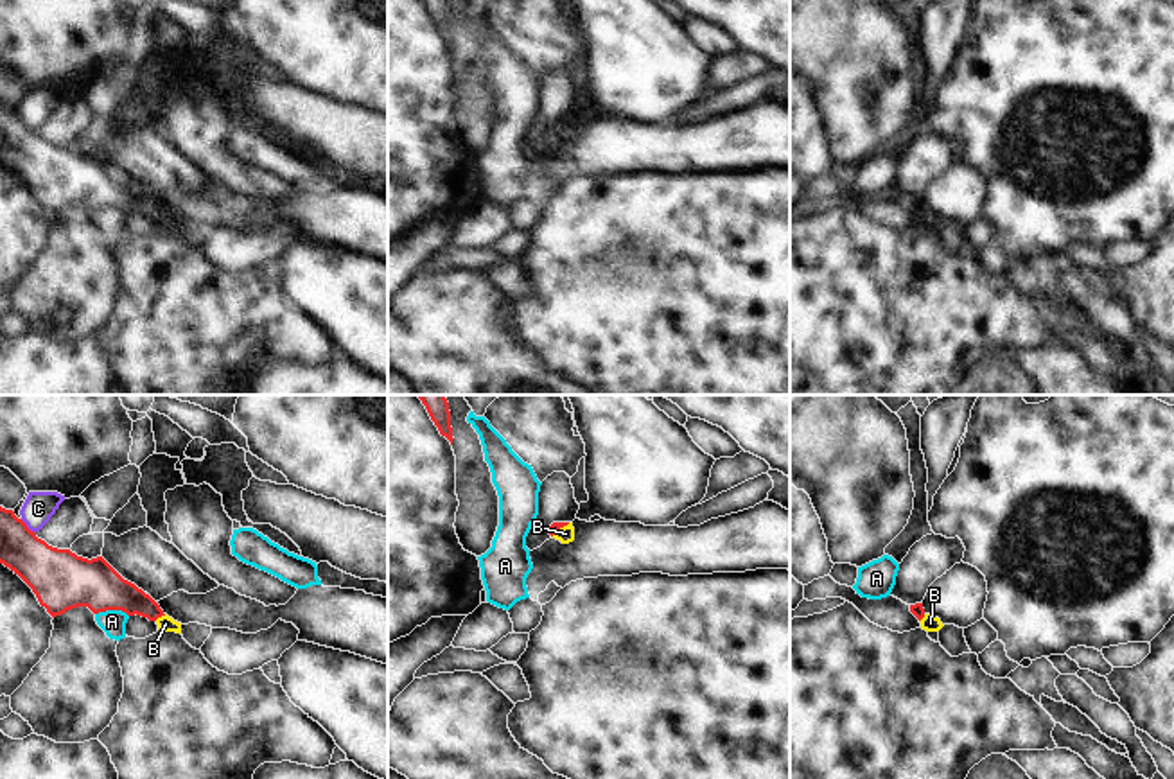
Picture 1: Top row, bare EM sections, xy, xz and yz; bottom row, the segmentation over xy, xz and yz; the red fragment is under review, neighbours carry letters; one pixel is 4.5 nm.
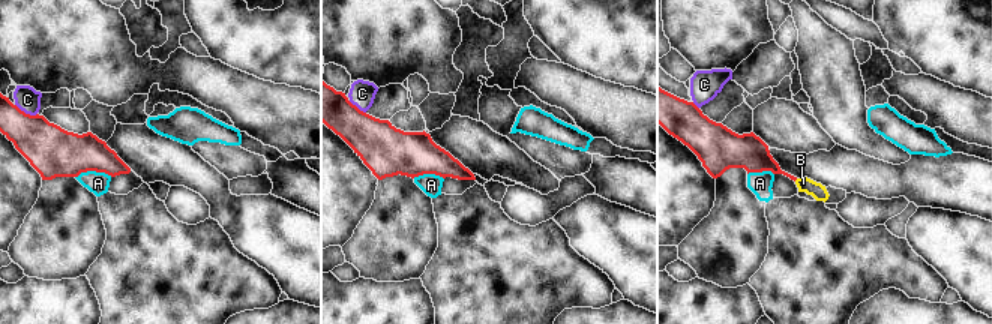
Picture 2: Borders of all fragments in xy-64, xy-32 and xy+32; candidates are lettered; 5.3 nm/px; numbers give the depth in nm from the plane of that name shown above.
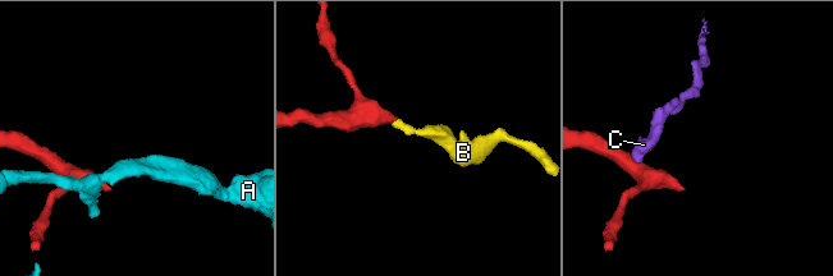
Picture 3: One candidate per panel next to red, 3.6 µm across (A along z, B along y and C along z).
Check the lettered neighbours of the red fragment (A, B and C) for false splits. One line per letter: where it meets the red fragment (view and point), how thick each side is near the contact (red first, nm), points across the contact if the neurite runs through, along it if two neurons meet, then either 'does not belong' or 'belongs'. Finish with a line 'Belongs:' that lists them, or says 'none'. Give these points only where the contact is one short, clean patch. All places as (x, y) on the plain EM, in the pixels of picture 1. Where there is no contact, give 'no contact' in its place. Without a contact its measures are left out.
A: meets red in xy at (112, 207); 260 nm thick on the red side, 110 nm on the other; does not belong
B: meets red in xy at (160, 214); 160 nm thick on the red side, 70 nm on the other; runs through xy (110, 191), (135, 198), (160, 214), (166, 221); belongs
C: meets red in xy at (26, 124); 240 nm thick on the red side, 140 nm on the other; border along xy (20, 117), (35, 131); does not belong
Belongs: B

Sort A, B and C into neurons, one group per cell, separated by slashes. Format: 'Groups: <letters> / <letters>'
Groups: A / B / C

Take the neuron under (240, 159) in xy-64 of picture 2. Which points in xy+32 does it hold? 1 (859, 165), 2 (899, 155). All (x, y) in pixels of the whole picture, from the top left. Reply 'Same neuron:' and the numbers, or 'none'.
Same neuron: 2

